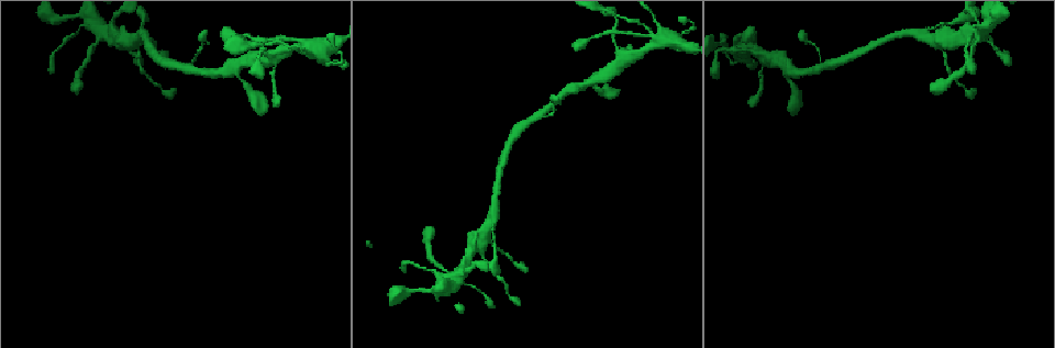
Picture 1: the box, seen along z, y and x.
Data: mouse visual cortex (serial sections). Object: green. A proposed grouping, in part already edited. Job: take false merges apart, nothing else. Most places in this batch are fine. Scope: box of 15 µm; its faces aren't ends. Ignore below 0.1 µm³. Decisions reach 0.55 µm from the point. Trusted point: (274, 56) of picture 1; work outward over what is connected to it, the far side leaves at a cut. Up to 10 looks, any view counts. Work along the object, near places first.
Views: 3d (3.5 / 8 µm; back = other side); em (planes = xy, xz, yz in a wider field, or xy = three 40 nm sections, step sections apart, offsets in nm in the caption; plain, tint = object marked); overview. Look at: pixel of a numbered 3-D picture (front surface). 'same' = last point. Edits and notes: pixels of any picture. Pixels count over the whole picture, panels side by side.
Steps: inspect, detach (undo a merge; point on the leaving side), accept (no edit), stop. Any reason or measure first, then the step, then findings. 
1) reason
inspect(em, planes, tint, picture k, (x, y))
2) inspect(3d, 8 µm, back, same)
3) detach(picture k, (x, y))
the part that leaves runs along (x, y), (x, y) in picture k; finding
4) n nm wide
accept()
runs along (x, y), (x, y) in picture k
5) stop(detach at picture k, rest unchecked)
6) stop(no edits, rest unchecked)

arms part here
inspect(3d, 3.5 µm, picture 1, (735, 47))

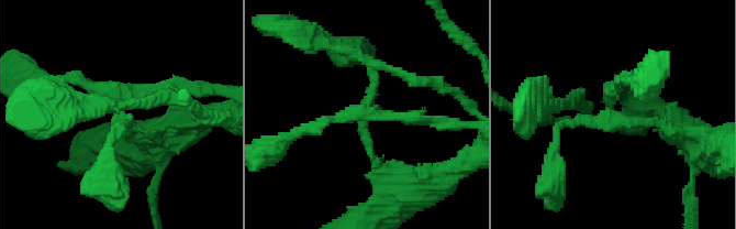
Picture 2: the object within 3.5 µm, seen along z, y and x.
3 arms; arms of 150, 150, 200 nm
inspect(em, xy, step 1, tint, picture 2, (117, 117))

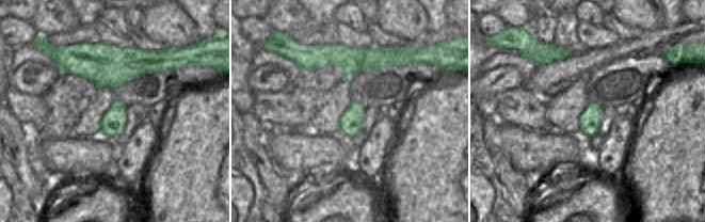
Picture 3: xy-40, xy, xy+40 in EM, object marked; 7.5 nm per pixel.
accept()
runs along (135, 131), (108, 87), (74, 77) in picture 2; all the same cell

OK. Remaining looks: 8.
small branch off a trunk
inspect(3d, 8 µm, picture 1, (747, 48))

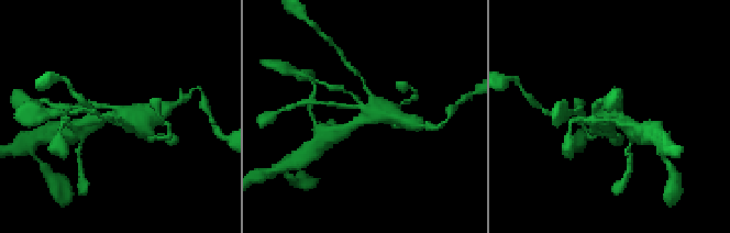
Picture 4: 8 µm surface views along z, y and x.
now the EM
inspect(em, xy, step 3, tint, picture 4, (604, 117))

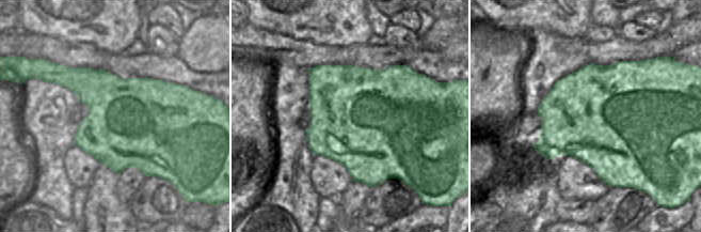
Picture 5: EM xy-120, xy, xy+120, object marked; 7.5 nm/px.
accept()
runs along (344, 130), (369, 112), (398, 117) in picture 4; all the same cell

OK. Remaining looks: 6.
three-way junction
inspect(3d, 3.5 µm, picture 1, (138, 46))

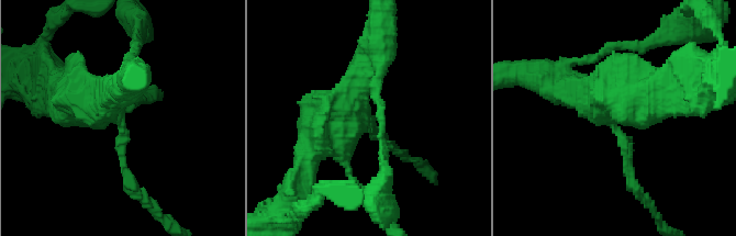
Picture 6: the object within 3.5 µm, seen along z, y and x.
inspect(em, xy, step 2, tint, picture 6, (115, 115))

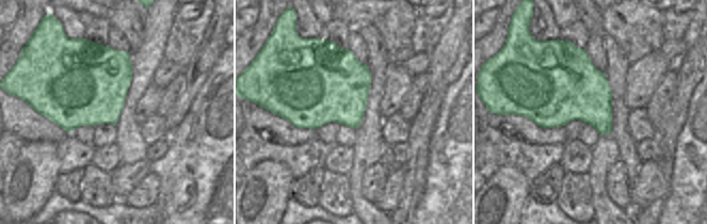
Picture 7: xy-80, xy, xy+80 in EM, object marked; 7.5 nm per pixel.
accept()
runs along (361, 80), (321, 127), (298, 192) in picture 6; continuous, no second cell

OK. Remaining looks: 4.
four or more arms meet
inspect(3d, 3.5 µm, picture 1, (980, 31))

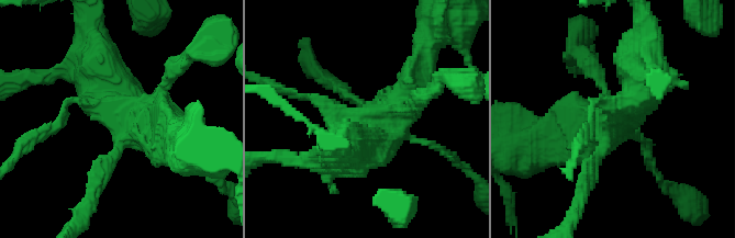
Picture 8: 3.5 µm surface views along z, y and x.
now the EM
inspect(em, xy, step 2, tint, picture 8, (617, 112))

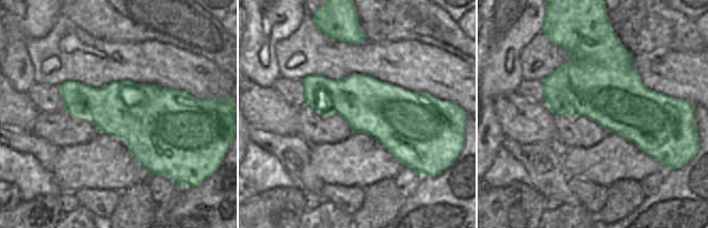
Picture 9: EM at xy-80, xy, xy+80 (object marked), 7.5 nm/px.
accept()
runs along (424, 58), (410, 98), (346, 150) in picture 8; one cell here

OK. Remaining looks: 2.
stop(no edits, rest unchecked)

